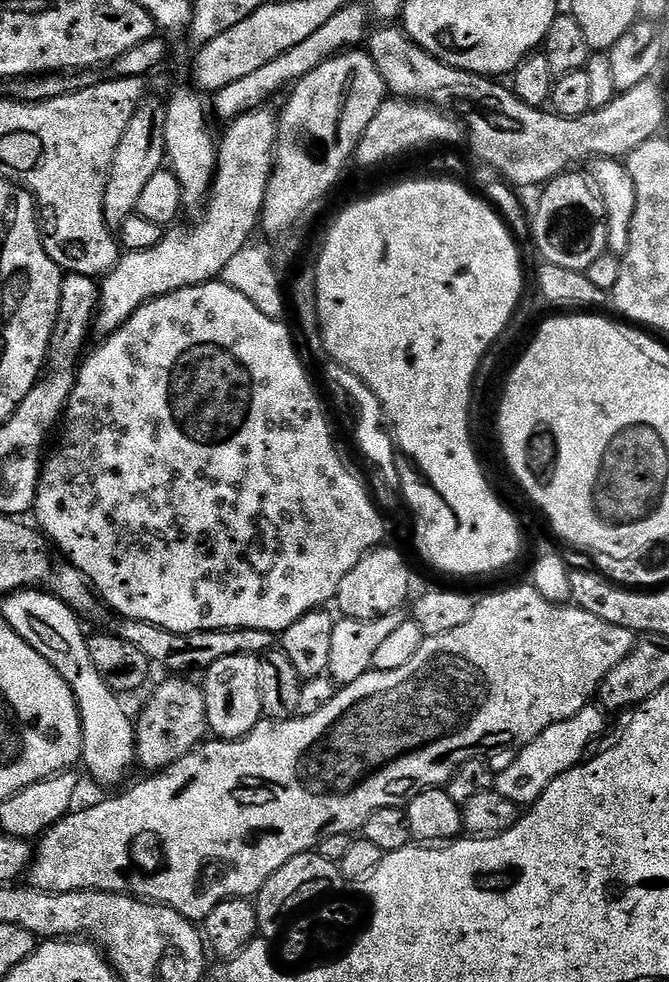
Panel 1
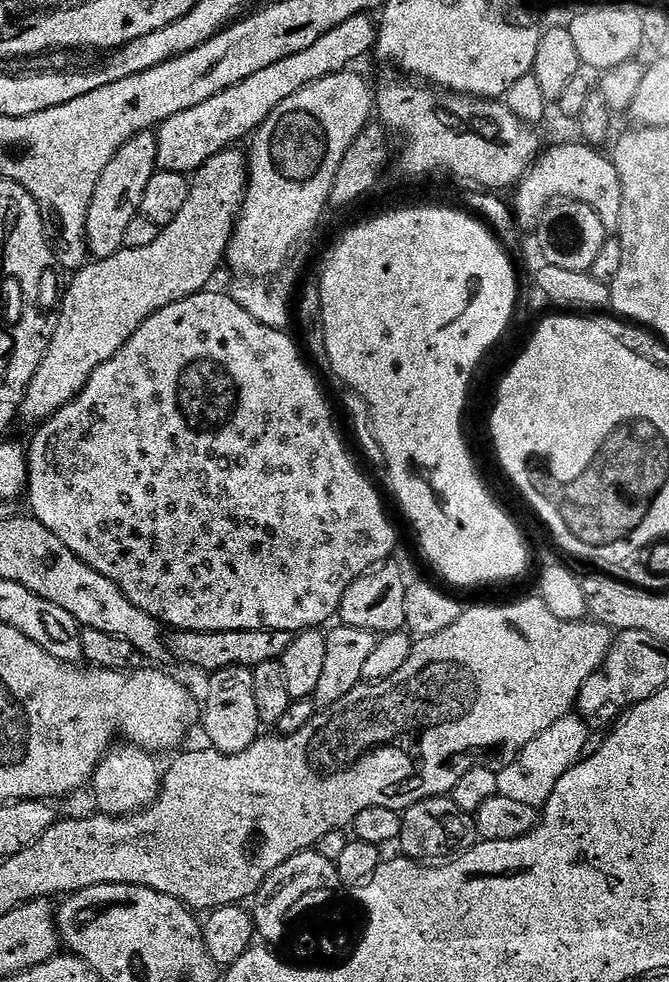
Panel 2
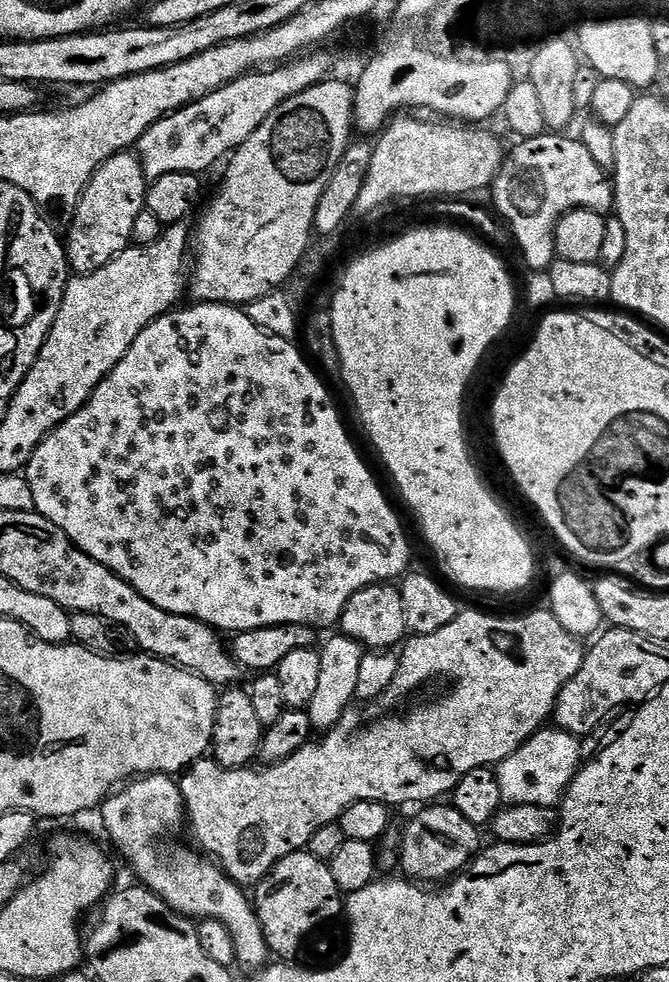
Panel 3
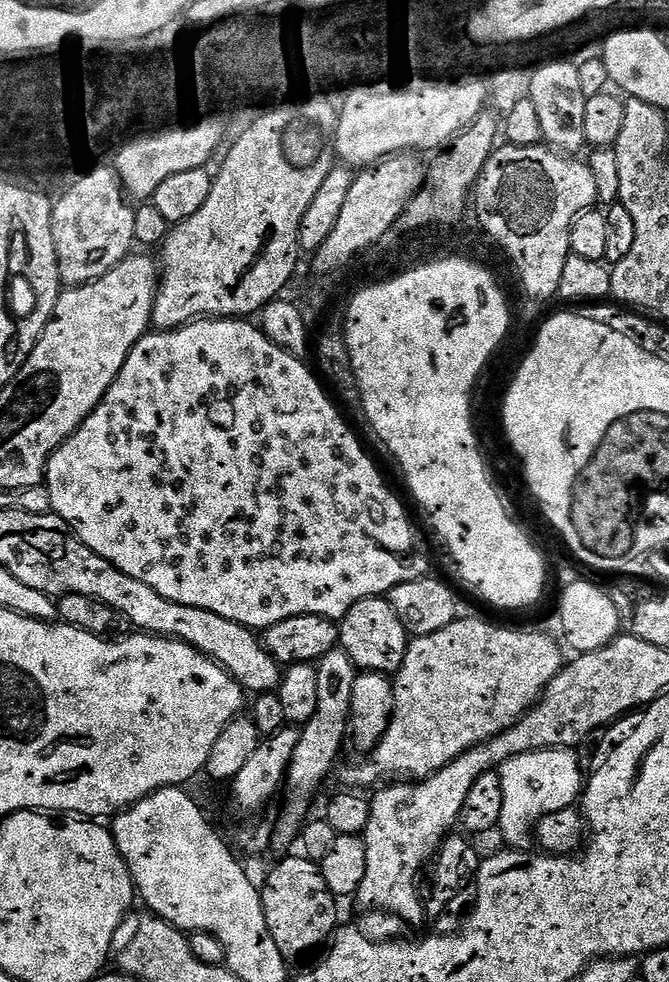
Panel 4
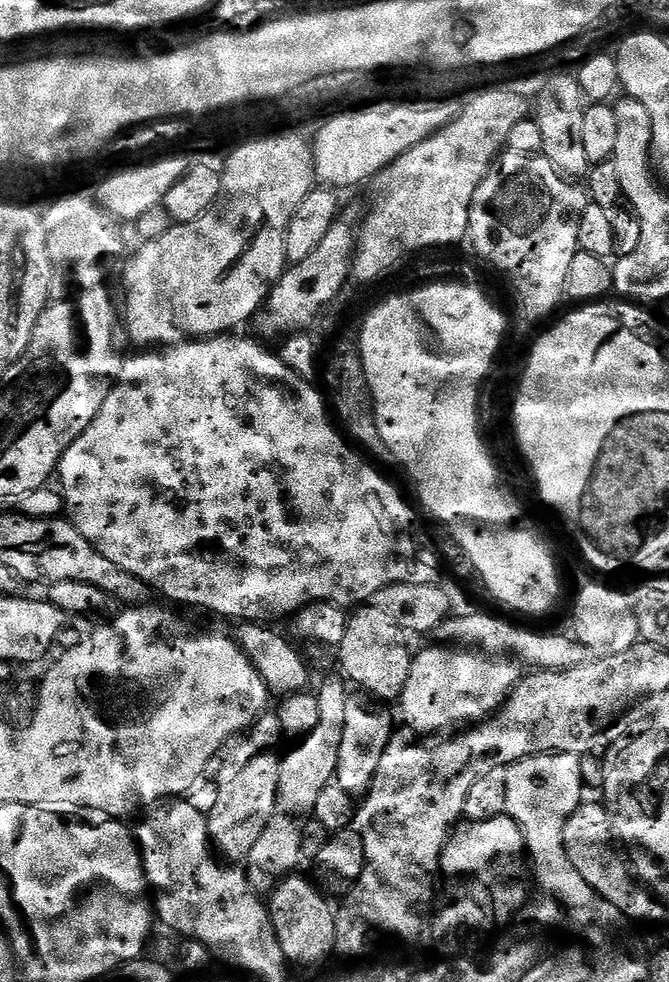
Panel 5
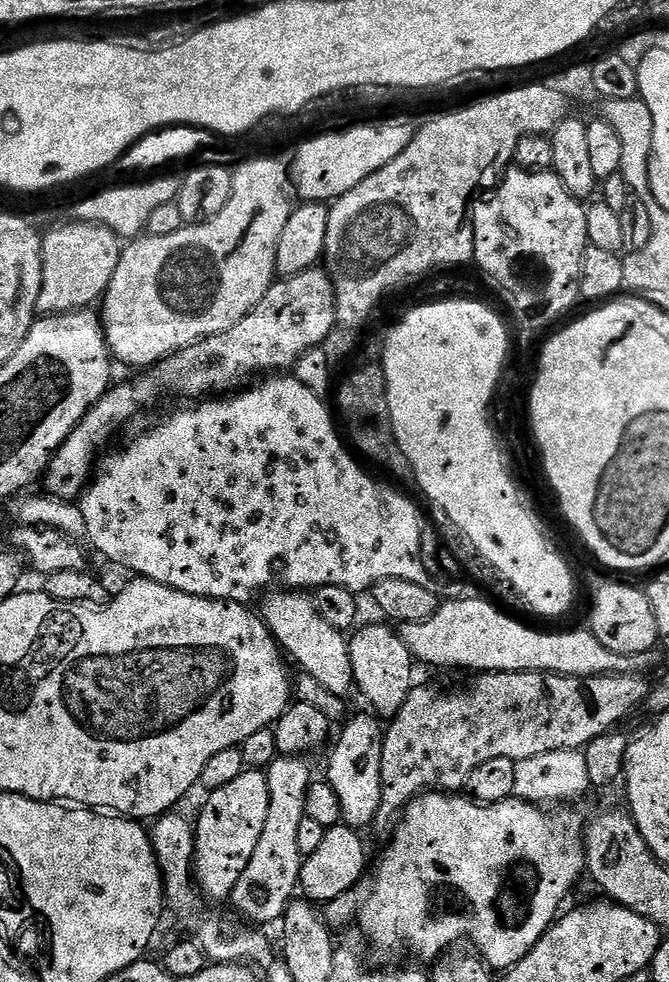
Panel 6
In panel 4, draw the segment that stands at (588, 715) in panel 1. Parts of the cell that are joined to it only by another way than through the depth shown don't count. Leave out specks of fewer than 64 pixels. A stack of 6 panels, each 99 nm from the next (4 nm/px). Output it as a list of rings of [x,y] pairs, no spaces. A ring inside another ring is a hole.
[[[541,748],[539,752],[527,752],[521,756],[515,756],[500,765],[498,771],[502,778],[502,818],[498,832],[499,835],[504,835],[504,840],[508,843],[505,845],[509,849],[520,850],[531,845],[536,823],[543,816],[554,814],[554,810],[571,808],[581,799],[586,776],[585,773],[580,773],[580,760],[575,756],[576,754],[570,748]]]

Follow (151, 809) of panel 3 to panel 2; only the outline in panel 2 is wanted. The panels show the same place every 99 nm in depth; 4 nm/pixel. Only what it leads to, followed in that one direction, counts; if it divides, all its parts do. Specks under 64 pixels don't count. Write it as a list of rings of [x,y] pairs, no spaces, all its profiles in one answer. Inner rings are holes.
[[[120,742],[109,748],[90,781],[90,789],[96,795],[95,811],[119,818],[151,808],[162,787],[162,768],[156,765],[156,760],[153,753],[127,742]]]

